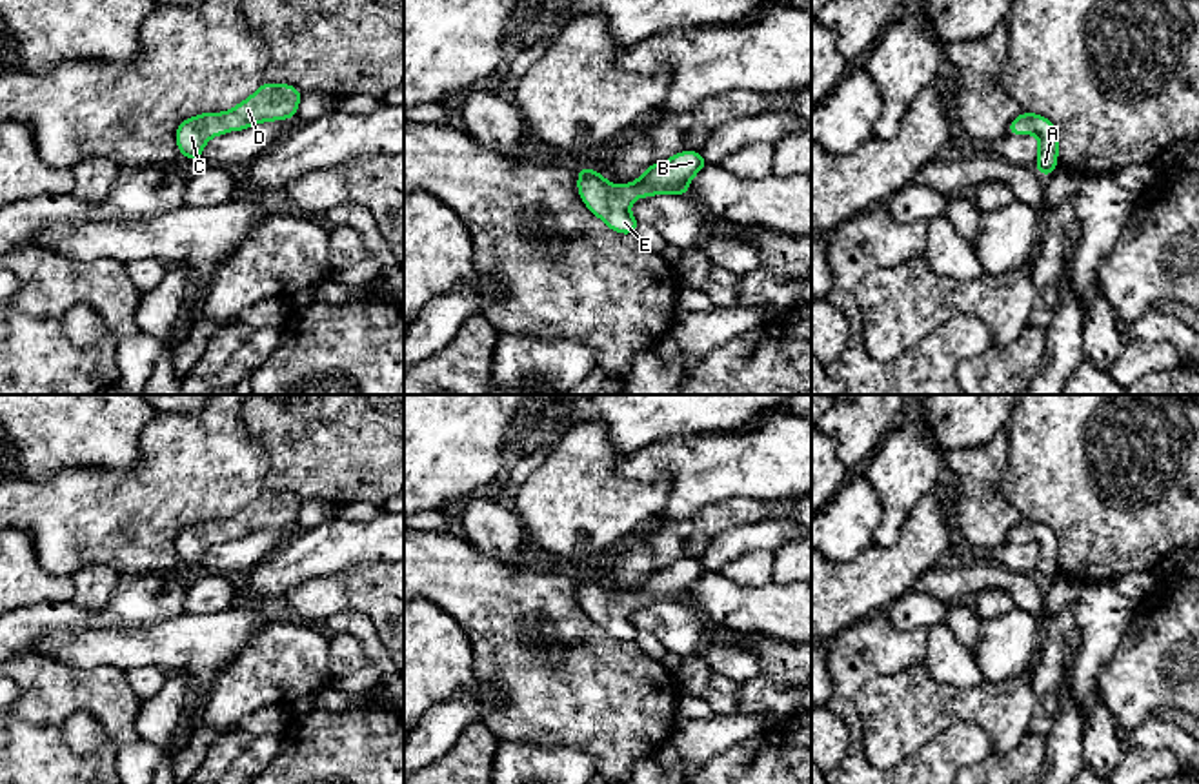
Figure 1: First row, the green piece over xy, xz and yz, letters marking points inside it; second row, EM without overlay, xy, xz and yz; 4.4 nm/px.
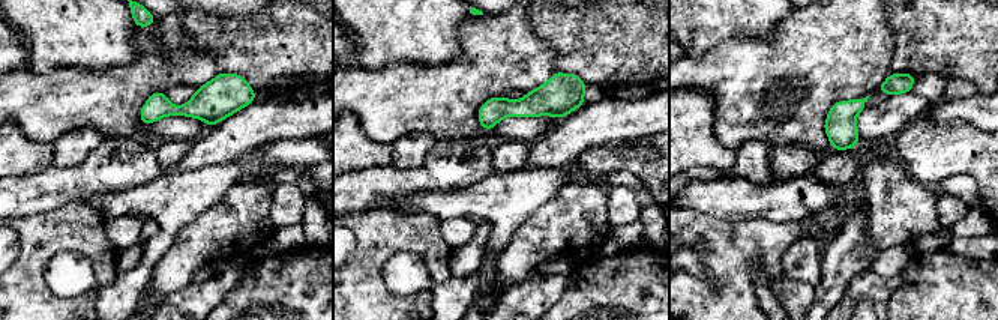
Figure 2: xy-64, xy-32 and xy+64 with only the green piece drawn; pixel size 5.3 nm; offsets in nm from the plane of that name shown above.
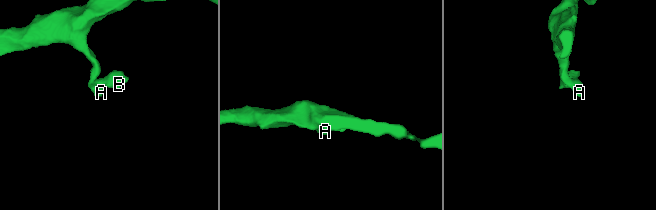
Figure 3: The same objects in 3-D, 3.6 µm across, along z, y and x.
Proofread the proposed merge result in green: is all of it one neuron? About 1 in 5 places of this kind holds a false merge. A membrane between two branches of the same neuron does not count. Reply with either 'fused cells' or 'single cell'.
single cell

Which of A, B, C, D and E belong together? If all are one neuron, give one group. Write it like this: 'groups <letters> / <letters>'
groups A B C D E

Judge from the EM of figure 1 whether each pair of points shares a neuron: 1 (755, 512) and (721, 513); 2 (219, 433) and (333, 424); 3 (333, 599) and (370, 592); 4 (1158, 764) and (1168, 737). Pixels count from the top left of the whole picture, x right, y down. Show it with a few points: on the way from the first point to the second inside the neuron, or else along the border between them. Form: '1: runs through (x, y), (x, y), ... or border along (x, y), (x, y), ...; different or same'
1: runs through (746, 512), (730, 513); same
2: border along (239, 413), (246, 433), (266, 453), (268, 470); different
3: runs through (342, 592), (361, 592); same
4: border along (1127, 743), (1143, 748), (1168, 748), (1179, 761); different

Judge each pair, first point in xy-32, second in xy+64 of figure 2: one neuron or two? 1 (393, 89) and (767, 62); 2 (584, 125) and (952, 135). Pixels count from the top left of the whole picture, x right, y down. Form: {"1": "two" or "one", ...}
{"1": "one", "2": "two"}

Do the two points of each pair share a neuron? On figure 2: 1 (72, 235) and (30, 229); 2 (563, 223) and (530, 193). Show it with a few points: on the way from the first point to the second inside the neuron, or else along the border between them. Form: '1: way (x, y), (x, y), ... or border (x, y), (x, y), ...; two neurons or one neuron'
1: way (62, 232), (41, 232); one neuron
2: border (569, 181), (517, 227); two neurons

